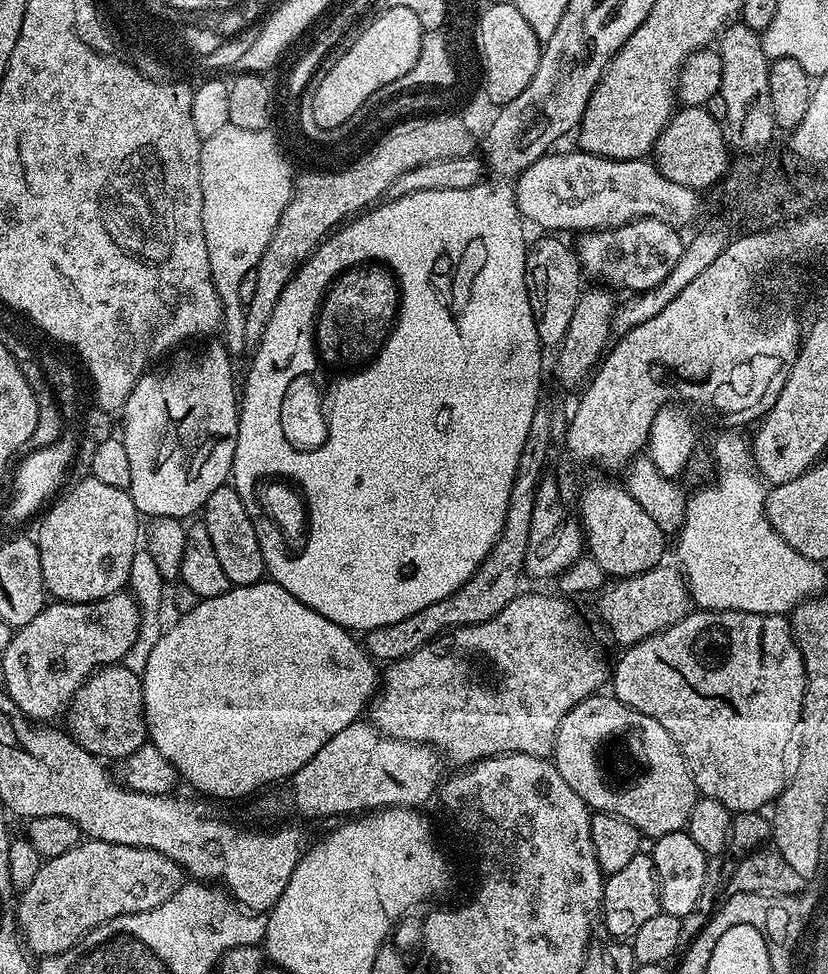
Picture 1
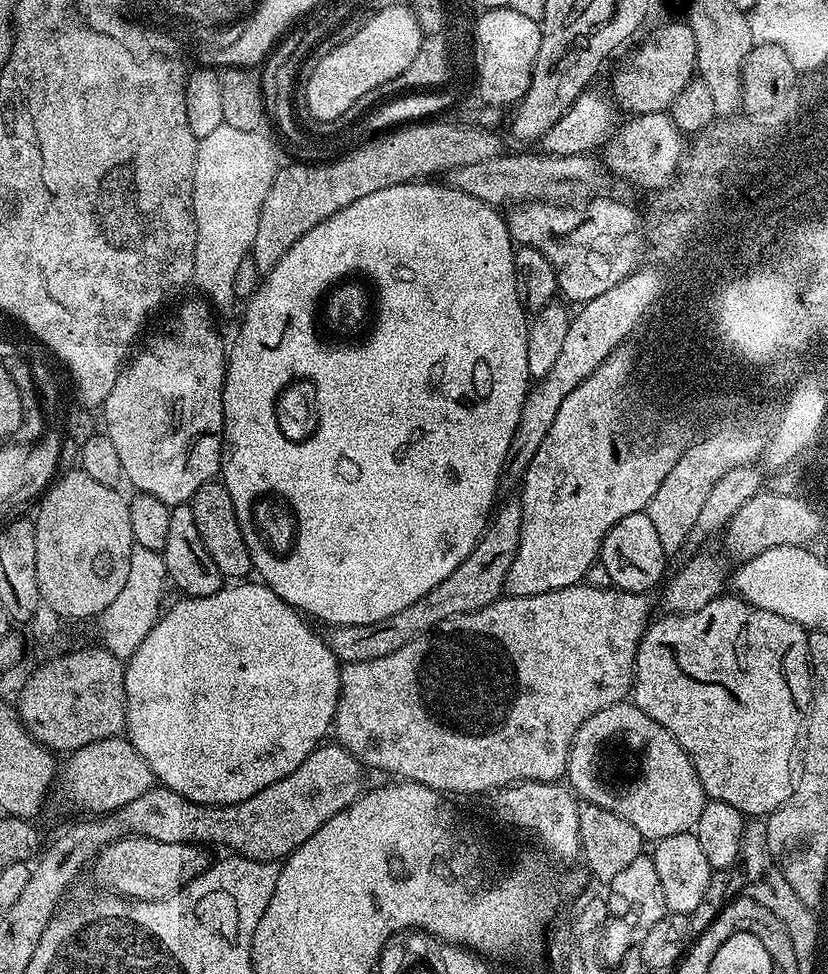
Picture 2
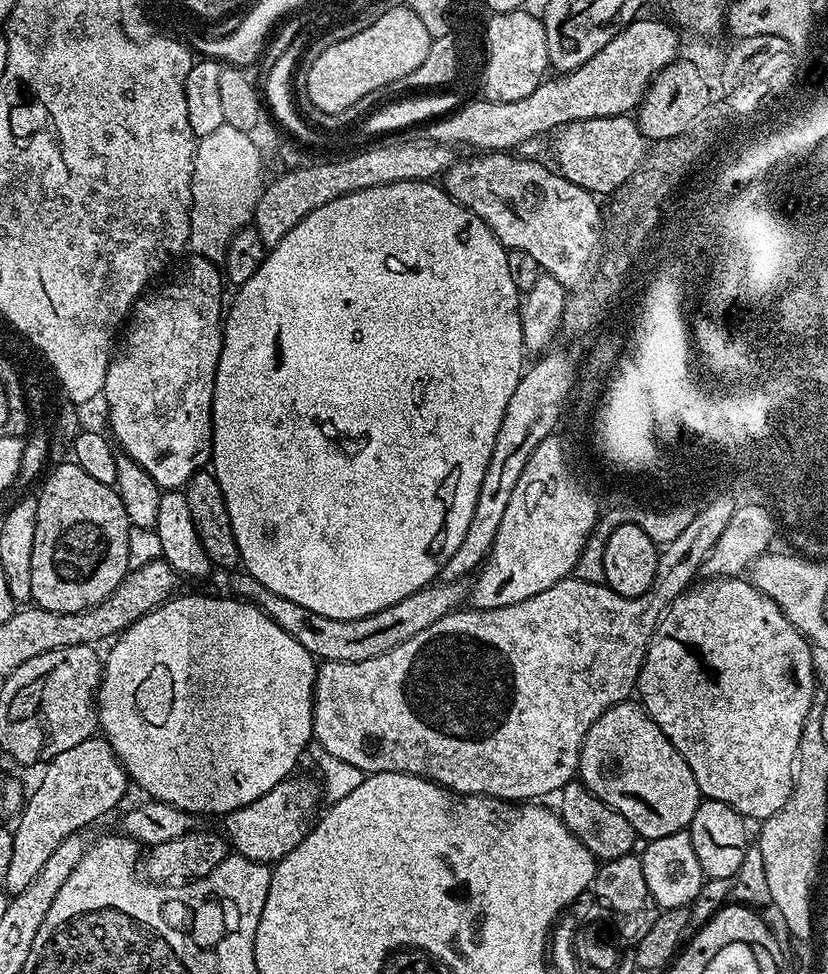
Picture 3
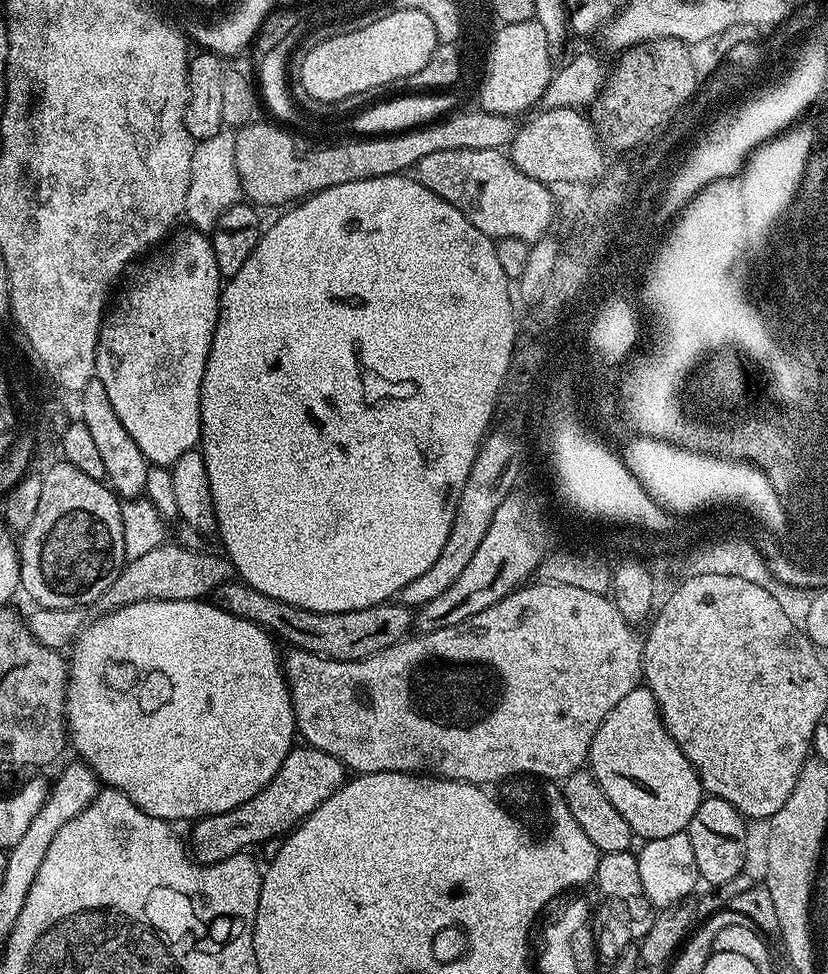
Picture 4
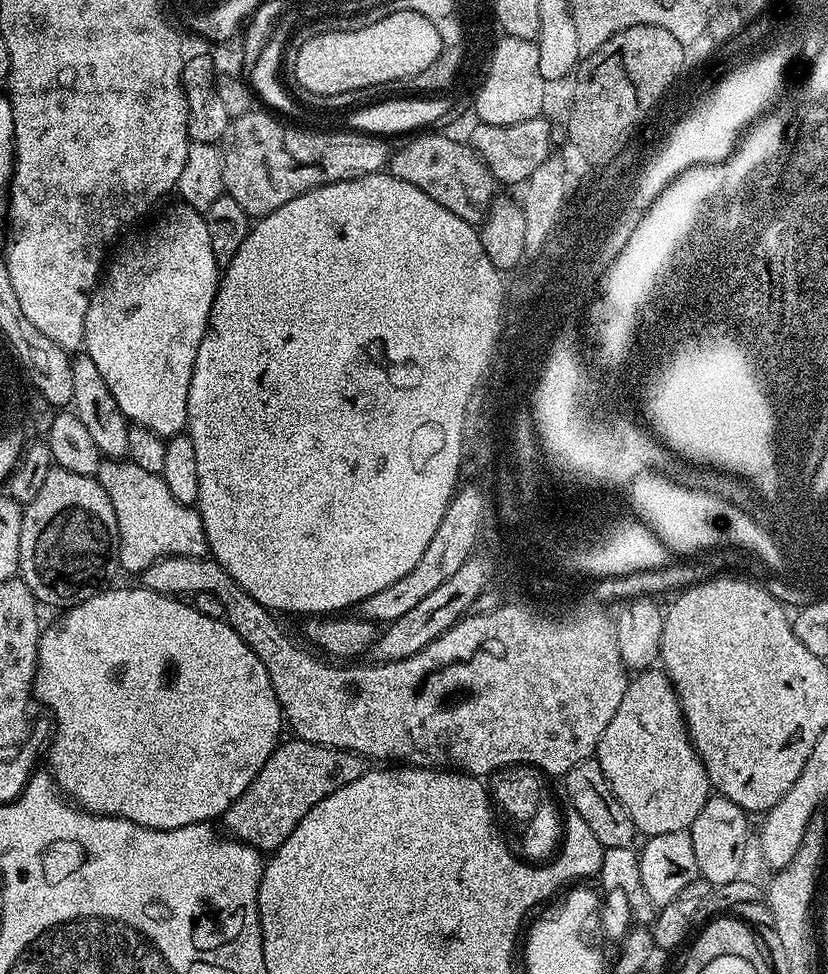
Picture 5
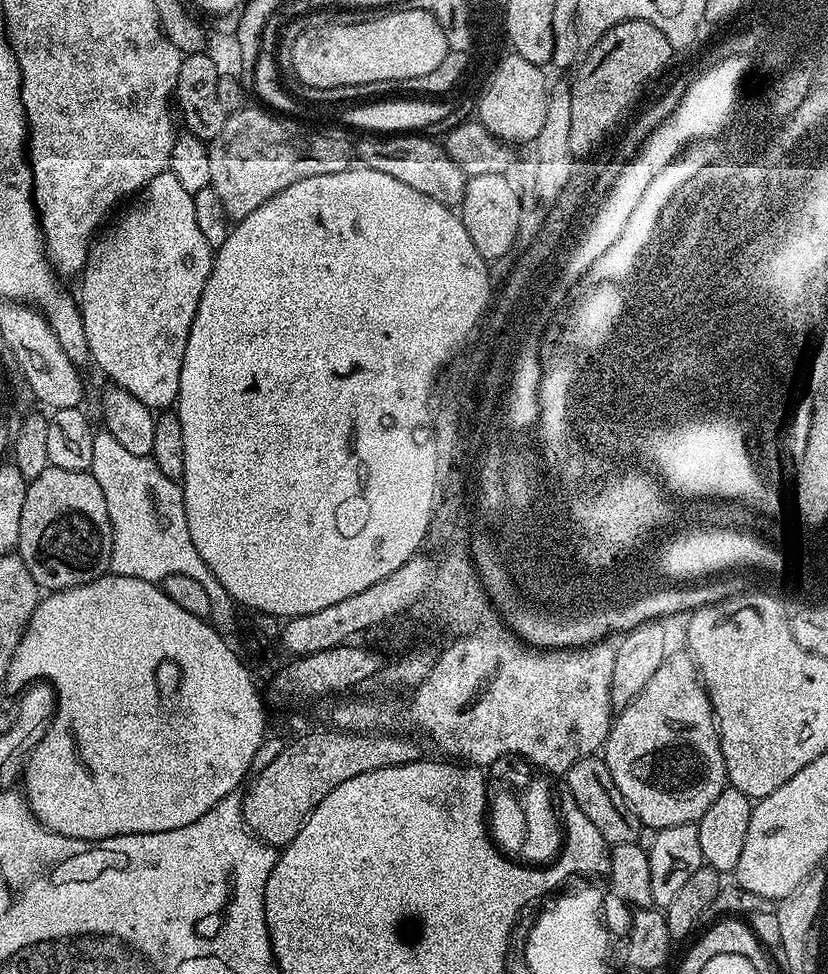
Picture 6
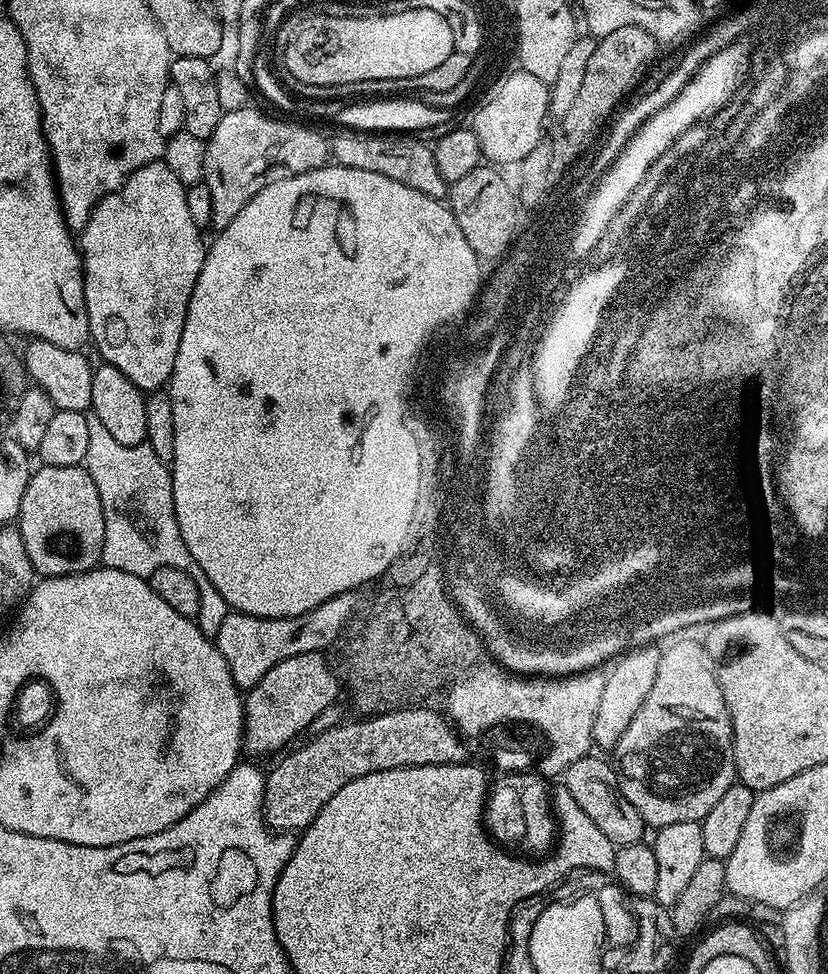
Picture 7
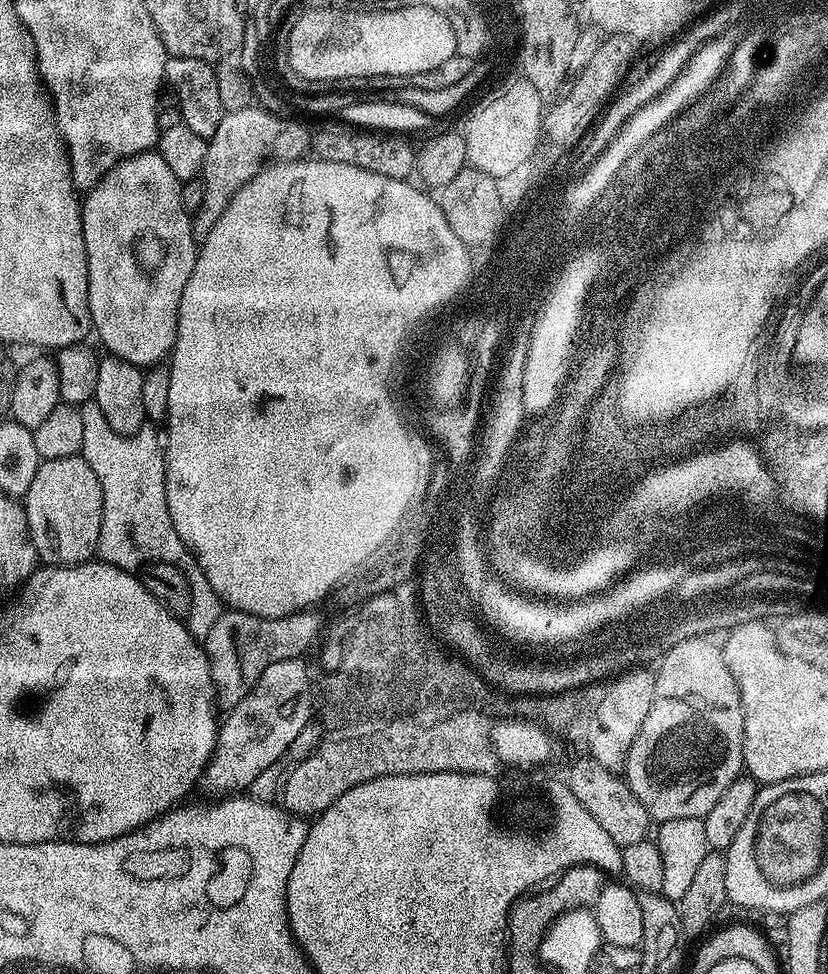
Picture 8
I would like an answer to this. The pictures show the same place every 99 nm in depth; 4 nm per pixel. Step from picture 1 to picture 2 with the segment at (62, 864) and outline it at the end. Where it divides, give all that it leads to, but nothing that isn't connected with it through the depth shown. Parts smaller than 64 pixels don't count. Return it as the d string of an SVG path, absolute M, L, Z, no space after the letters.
M124 836L106 846L91 865L90 872L109 893L126 900L161 900L182 890L210 866L210 859L199 844L158 842L145 836Z

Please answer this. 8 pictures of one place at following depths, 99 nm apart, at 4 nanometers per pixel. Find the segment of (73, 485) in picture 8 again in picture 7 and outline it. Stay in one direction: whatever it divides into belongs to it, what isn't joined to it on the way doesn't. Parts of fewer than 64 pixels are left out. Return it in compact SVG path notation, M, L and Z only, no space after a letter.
M49 464L37 467L26 486L26 494L22 494L18 527L22 534L22 542L26 546L26 554L30 554L32 568L41 577L73 576L97 567L102 561L106 522L102 498L98 498L98 486L94 486L94 478L90 478L88 469L83 466Z

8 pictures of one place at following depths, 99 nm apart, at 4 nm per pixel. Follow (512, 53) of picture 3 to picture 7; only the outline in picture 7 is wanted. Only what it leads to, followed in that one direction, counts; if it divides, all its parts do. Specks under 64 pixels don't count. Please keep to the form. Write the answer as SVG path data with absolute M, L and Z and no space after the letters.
M498 75L491 81L492 86L488 90L488 98L481 102L471 113L472 121L470 127L472 132L478 138L480 143L480 154L485 161L491 162L493 165L508 164L507 166L515 166L521 160L527 158L528 155L539 144L540 137L545 130L545 120L548 114L549 101L549 85L545 81L534 78L531 75L515 75L508 76L508 79L501 80Z

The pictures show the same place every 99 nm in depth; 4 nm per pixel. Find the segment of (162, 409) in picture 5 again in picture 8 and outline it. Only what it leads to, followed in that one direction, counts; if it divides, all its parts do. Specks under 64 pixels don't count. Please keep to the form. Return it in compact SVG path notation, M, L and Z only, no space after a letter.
M159 151L140 152L136 156L125 156L90 189L82 200L82 230L86 242L86 258L88 259L88 309L92 315L92 327L95 335L100 335L102 343L113 356L137 366L156 366L169 359L172 347L176 345L176 323L180 312L182 290L186 290L186 282L190 282L190 274L194 270L198 242L192 236L192 217L182 206L180 197L181 181L162 162Z

